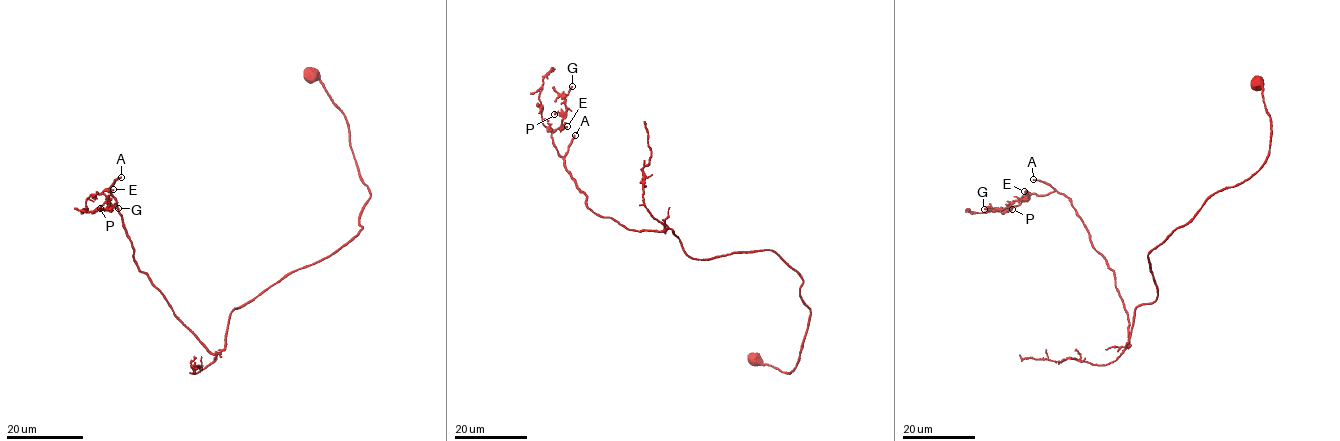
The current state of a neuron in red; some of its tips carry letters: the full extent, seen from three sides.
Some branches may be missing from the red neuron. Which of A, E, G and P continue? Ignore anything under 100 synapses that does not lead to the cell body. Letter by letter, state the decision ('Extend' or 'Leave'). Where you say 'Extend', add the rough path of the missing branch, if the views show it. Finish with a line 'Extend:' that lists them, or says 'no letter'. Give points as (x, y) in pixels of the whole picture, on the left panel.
A: Extend. Course of what is missing: (121, 177), (139, 169), (139, 175), (149, 179), (167, 161), (197, 152)
E: Leave
G: Leave
P: Leave
Extend: A

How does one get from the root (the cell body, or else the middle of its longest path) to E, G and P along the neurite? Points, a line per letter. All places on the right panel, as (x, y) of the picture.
E: (1255, 84), (1266, 162), (1148, 254), (1157, 296), (1135, 309), (1129, 346), (1114, 273), (1071, 201), (1024, 191)
G: (1255, 84), (1266, 162), (1148, 254), (1157, 296), (1135, 309), (1129, 346), (1114, 273), (1068, 197), (984, 209)
P: (1255, 84), (1266, 162), (1148, 254), (1157, 296), (1129, 346), (1071, 201), (1012, 209)

